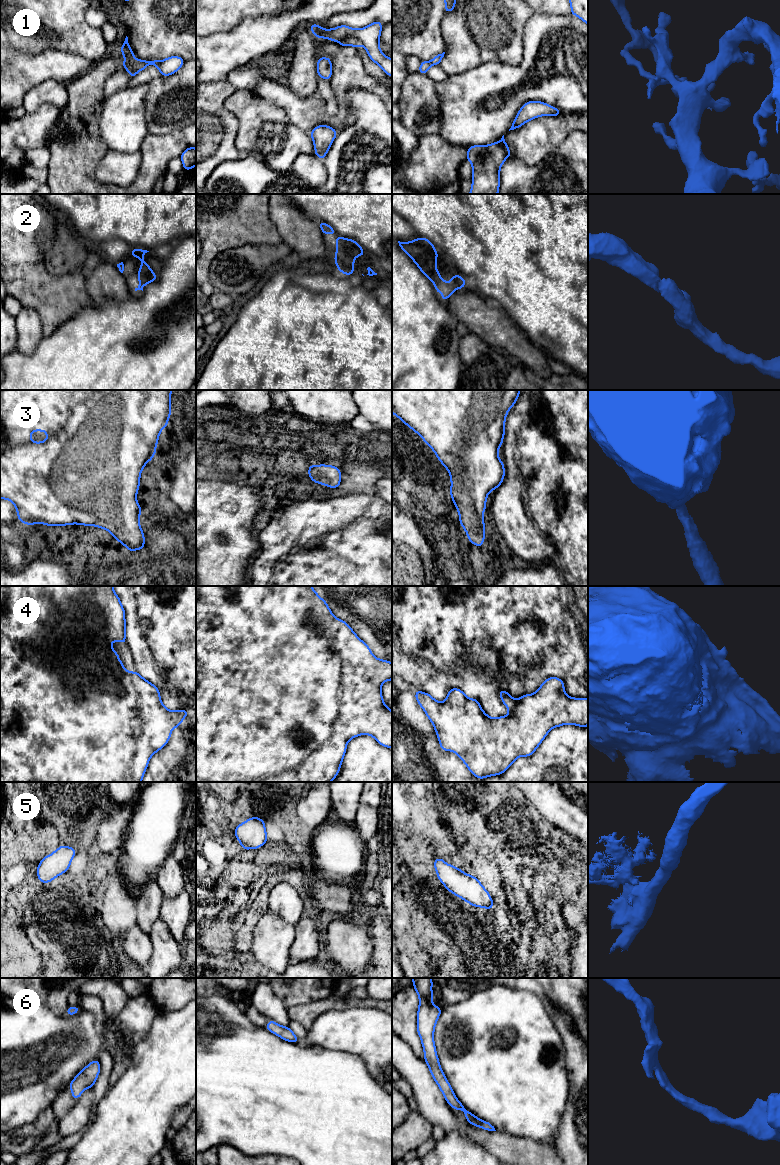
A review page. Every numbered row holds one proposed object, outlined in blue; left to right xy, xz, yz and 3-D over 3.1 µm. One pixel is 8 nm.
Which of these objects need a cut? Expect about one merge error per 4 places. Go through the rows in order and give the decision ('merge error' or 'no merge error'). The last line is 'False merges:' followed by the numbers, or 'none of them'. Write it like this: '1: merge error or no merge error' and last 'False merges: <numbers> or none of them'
1: merge error
2: no merge error
3: no merge error
4: no merge error
5: no merge error
6: no merge error
False merges: 1

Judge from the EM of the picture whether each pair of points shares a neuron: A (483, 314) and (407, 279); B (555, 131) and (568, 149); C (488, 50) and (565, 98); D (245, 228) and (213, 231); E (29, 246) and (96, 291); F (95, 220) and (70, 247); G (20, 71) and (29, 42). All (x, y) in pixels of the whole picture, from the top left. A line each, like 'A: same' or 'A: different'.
A: different
B: different
C: different
D: same
E: different
F: different
G: different

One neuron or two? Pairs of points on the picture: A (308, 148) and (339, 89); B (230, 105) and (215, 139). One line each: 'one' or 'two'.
A: two
B: two

